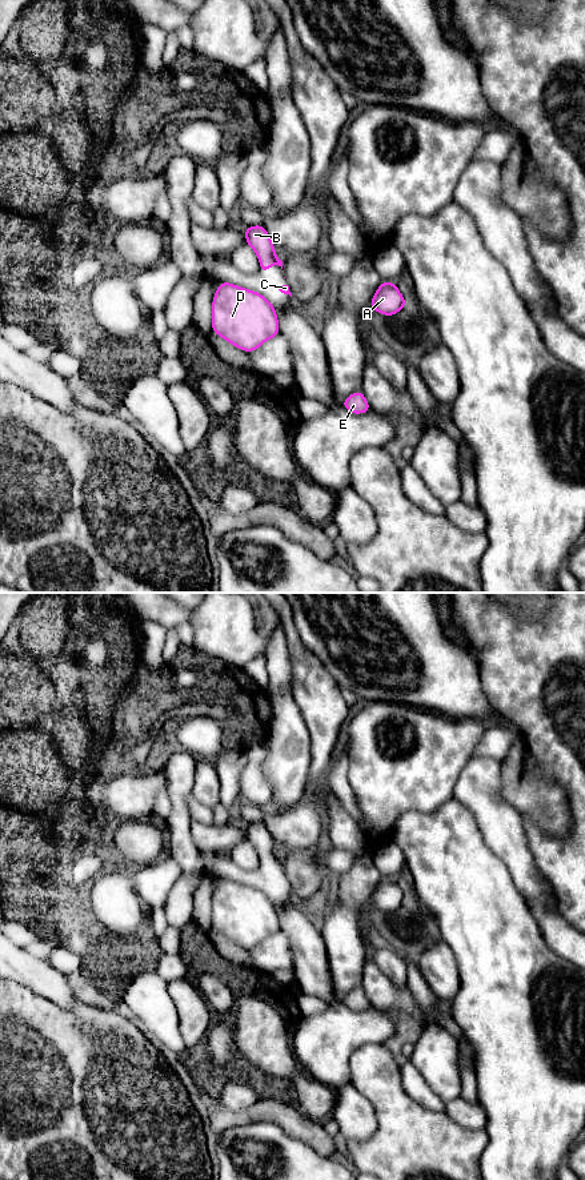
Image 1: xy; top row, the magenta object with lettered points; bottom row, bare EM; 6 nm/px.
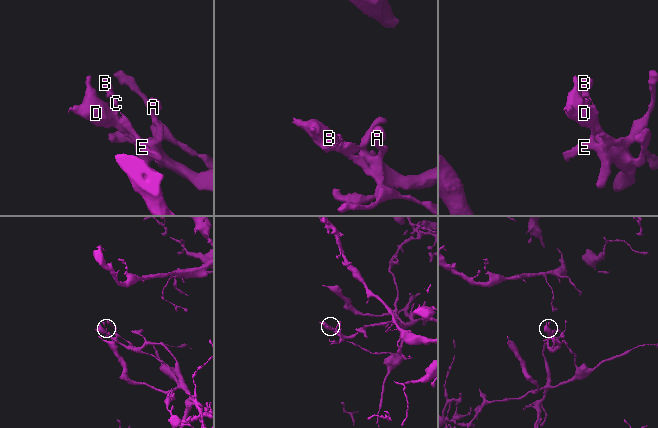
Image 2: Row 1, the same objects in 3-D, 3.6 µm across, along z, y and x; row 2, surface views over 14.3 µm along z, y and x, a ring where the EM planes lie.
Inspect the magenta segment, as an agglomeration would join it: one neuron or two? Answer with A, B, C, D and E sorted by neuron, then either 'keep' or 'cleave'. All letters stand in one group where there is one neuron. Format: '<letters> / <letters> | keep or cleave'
A B C E / D | cleave

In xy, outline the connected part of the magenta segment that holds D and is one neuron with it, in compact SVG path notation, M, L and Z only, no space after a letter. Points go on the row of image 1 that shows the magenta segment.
M221 281L212 301L212 330L251 353L279 336L276 309L260 293Z

